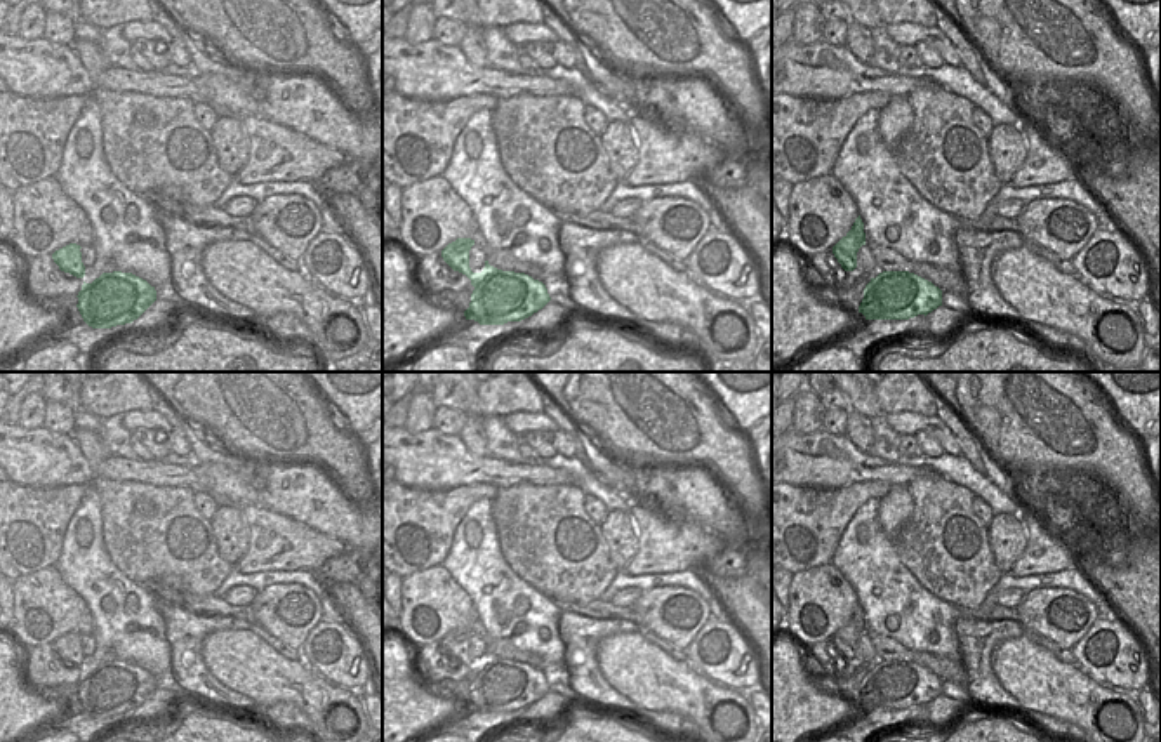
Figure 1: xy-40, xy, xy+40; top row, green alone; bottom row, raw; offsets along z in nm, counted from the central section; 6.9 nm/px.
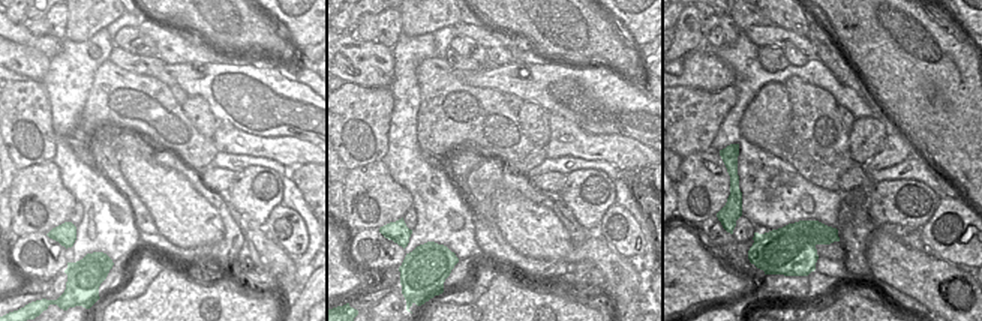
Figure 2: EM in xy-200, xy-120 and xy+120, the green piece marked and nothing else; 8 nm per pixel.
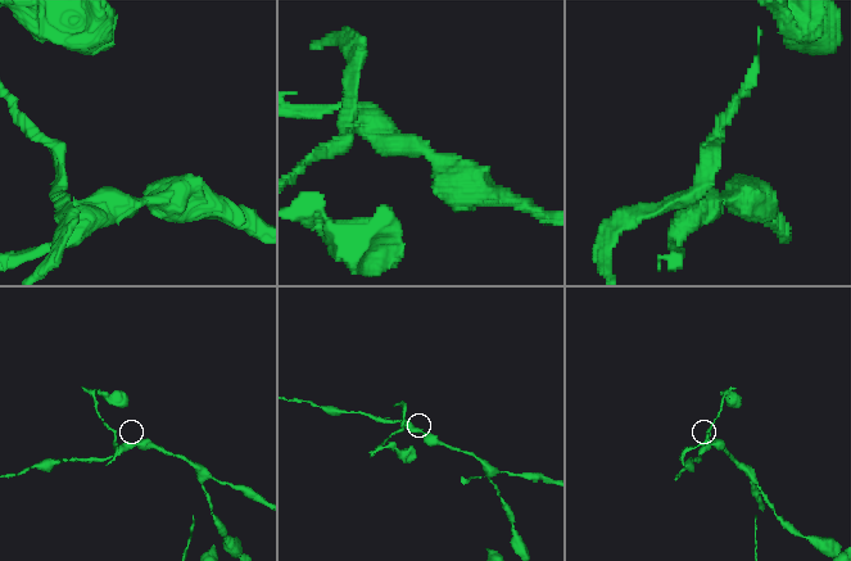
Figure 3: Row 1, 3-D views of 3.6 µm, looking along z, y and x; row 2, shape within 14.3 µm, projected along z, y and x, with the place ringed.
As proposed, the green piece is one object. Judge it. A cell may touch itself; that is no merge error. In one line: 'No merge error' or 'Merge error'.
Merge error.

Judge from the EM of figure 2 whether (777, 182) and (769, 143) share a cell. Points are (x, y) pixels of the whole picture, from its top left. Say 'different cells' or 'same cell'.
different cells

